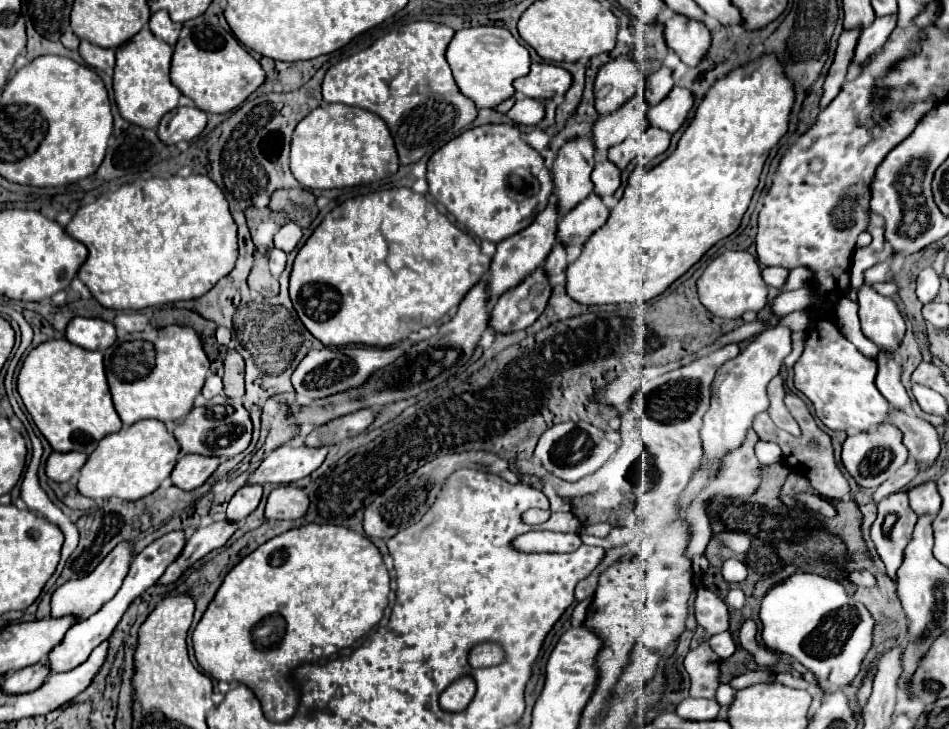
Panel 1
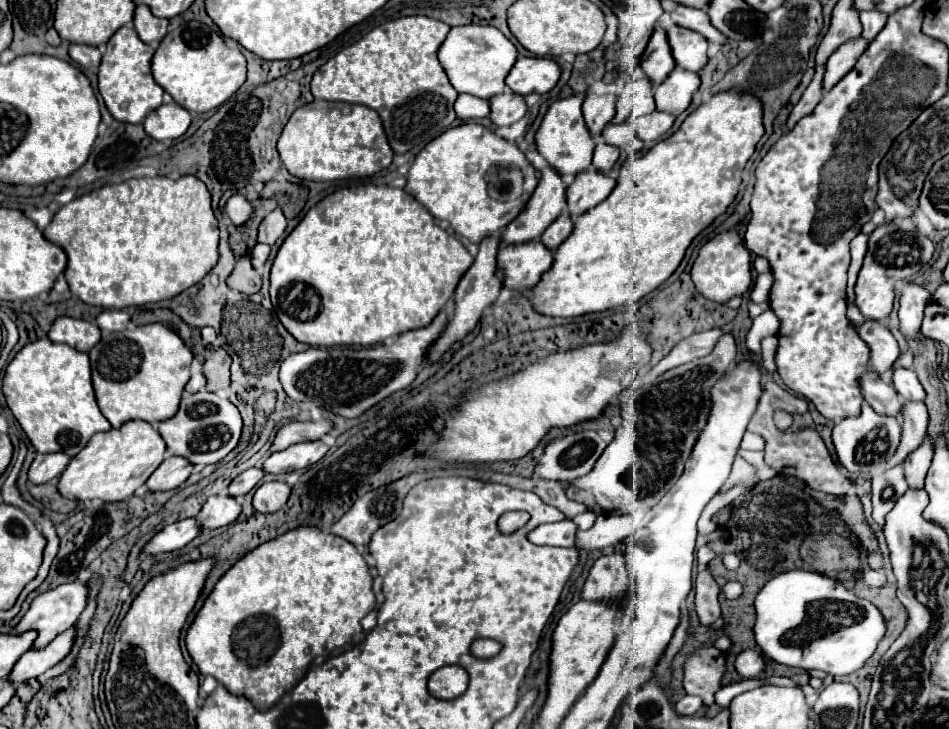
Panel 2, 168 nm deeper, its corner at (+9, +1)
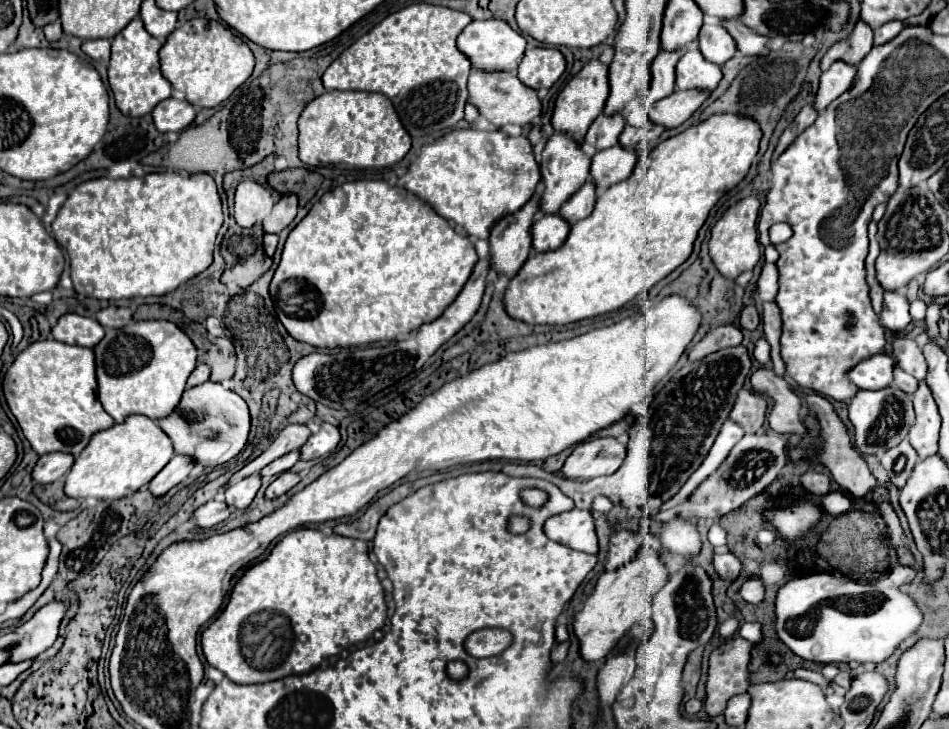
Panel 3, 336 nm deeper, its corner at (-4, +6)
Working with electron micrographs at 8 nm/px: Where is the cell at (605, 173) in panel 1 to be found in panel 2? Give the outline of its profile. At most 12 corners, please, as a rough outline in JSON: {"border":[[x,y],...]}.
{"border":[[597,139],[593,165],[611,169],[621,149]]}

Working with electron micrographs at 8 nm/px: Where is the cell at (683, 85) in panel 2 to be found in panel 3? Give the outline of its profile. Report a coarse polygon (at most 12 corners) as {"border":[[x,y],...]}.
{"border":[[690,48],[676,64],[678,90],[712,92],[720,66]]}

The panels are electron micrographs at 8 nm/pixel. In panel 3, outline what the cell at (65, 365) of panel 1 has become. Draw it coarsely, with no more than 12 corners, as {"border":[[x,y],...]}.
{"border":[[54,338],[8,368],[4,396],[40,456],[114,426],[92,348]]}

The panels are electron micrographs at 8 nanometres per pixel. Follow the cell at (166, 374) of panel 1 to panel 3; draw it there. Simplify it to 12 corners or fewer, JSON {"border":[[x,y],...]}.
{"border":[[168,320],[108,328],[94,352],[116,422],[170,416],[198,358]]}

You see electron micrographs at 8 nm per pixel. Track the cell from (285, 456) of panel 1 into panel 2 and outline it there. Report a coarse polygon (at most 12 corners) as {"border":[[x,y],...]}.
{"border":[[323,441],[295,443],[269,455],[265,473],[275,475],[317,463],[329,447]]}

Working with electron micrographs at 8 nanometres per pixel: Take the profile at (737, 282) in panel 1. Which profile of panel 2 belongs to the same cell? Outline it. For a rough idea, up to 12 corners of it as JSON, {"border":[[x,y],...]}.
{"border":[[737,229],[709,239],[693,263],[697,291],[717,303],[753,285]]}

